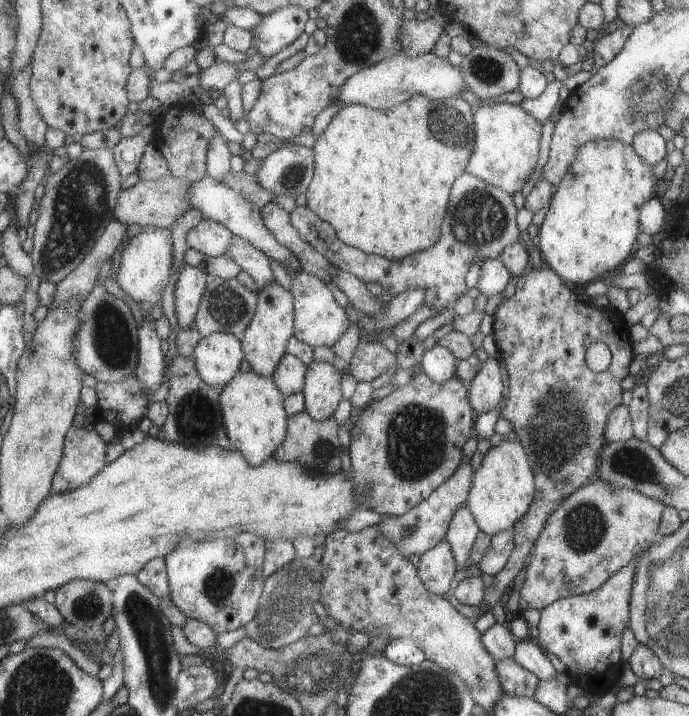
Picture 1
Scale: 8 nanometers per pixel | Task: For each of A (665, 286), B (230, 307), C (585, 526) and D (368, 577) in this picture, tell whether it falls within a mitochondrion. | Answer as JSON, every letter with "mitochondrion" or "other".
{"A":"other","B":"mitochondrion","C":"mitochondrion","D":"other"}

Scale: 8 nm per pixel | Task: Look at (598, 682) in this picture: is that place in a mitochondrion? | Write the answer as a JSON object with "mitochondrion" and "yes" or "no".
{"mitochondrion":"no"}

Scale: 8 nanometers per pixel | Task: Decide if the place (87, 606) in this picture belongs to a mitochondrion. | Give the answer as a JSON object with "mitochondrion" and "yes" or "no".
{"mitochondrion":"yes"}

